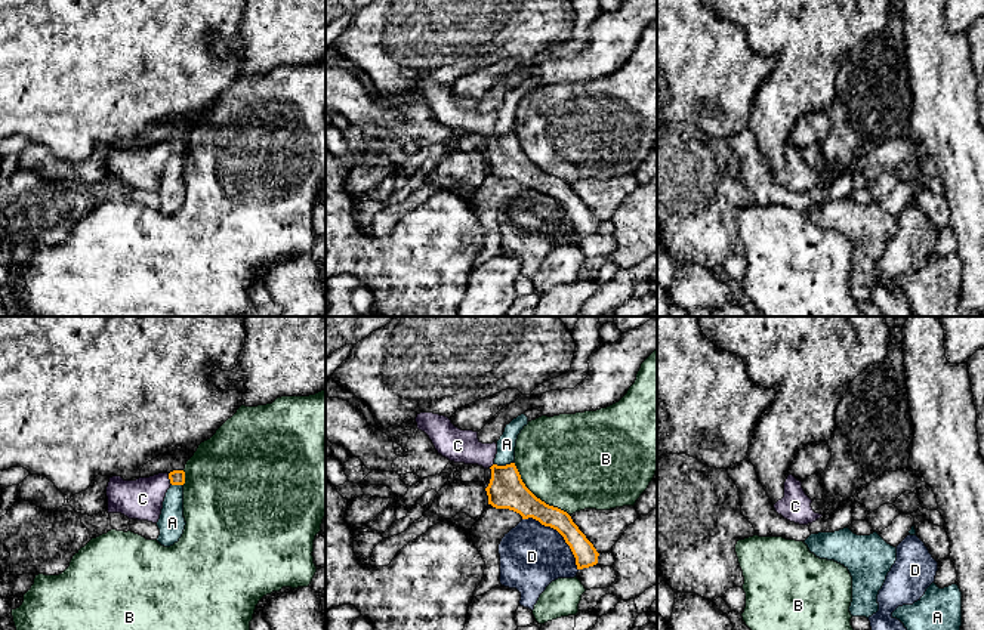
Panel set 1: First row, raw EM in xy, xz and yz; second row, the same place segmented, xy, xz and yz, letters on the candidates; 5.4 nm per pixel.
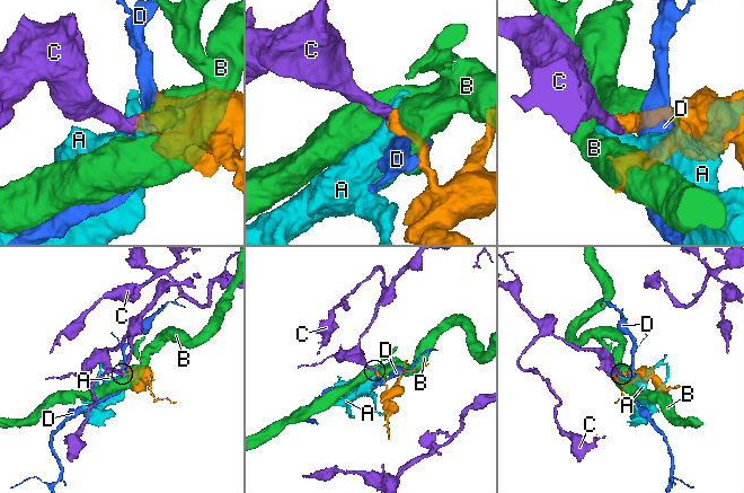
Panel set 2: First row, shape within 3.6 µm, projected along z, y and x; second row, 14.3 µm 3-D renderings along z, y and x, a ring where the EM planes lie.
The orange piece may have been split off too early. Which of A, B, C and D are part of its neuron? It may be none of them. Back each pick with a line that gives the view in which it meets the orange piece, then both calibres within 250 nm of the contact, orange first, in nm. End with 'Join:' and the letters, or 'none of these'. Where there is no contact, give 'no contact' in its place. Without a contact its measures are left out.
C: xy | 80/220 nm
Join: C

